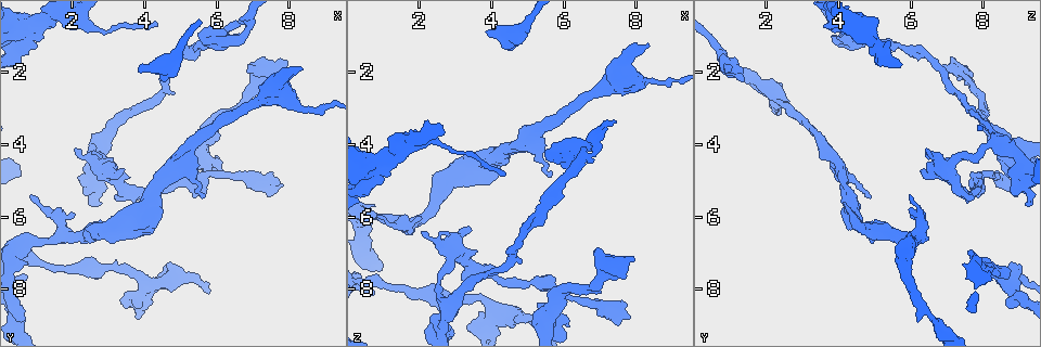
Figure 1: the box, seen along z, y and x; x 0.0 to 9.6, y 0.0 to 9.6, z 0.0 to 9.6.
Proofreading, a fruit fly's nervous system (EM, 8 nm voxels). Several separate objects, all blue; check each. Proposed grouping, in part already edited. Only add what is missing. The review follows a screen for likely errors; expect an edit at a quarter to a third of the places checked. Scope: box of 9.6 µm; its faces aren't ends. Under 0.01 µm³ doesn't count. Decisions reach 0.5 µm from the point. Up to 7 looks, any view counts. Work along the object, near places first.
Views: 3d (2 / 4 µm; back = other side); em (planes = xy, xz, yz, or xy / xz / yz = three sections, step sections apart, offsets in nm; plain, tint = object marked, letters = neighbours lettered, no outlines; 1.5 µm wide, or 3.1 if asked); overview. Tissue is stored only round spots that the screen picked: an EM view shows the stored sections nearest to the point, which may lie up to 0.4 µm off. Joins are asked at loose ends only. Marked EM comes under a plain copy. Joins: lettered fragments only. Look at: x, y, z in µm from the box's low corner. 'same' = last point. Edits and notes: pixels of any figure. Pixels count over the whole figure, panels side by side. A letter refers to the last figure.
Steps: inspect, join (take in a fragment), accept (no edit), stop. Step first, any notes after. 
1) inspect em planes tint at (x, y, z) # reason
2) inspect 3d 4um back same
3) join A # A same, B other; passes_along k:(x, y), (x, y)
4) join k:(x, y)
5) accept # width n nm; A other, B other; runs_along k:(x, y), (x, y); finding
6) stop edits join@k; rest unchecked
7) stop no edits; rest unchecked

inspect em yz step 4 tint at (0.80, 5.40, 5.95) # an open end

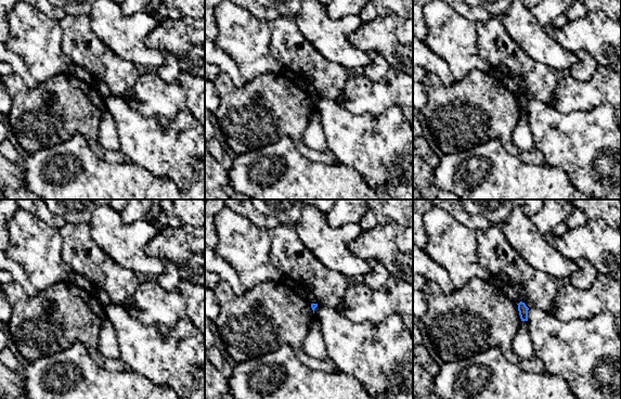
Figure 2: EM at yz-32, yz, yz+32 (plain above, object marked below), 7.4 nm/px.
inspect em xz step 4 letters same # another direction

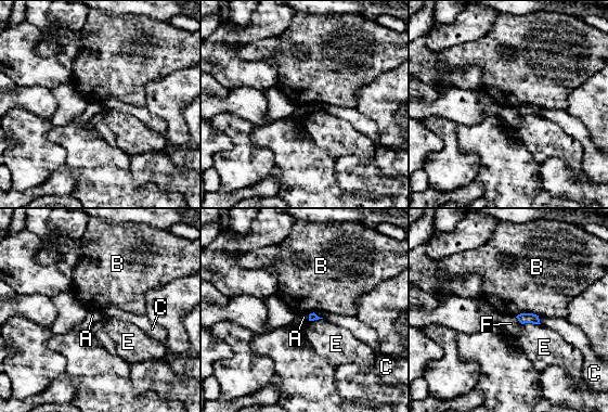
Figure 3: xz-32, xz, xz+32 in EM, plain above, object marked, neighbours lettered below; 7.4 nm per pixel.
accept # A other, B other, C other, E other, F other; no lettered fragment goes on from it

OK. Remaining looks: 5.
inspect em planes letters at (3.40, 4.70, 6.30) # branch stops here

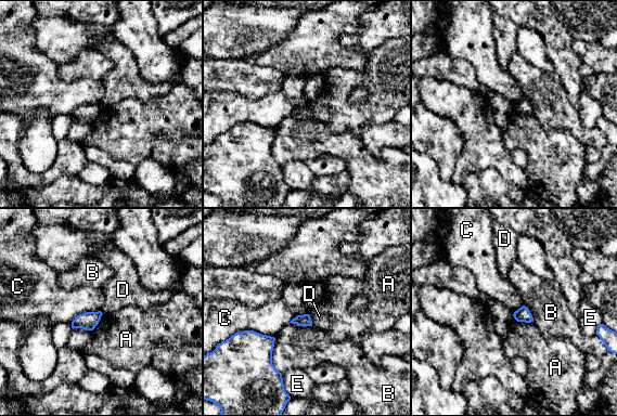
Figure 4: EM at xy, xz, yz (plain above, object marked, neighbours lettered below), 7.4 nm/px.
accept # A other, B other, C other, D other, E other; border 4:(234, 333), (255, 330), (273, 337); none of them fits

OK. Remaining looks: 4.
inspect em yz step 8 letters at (5.60, 5.45, 4.90) # branch stops here

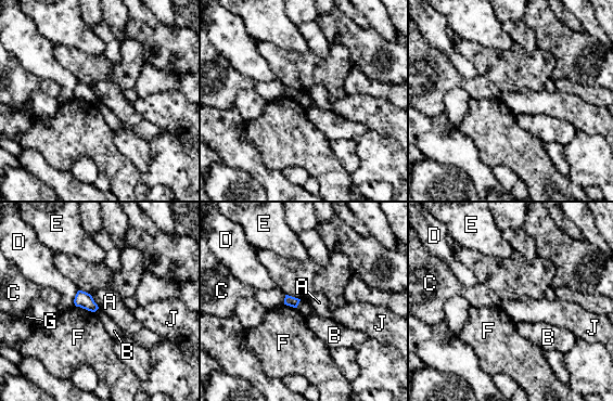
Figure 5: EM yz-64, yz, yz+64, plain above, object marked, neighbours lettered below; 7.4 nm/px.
inspect em planes letters same

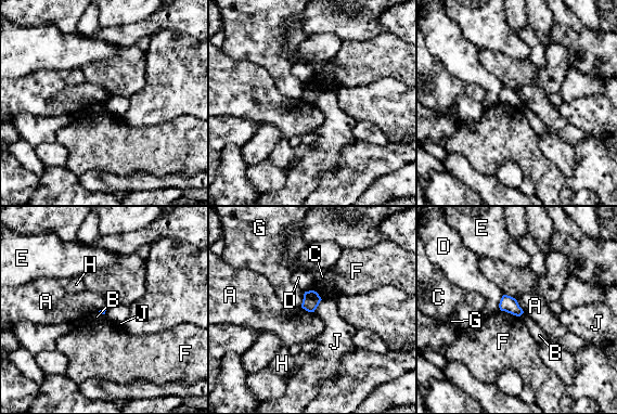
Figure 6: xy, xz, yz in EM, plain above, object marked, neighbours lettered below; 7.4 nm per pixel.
accept # A other, B other, C other, D other, E other, F other, G other, H other, J other; border 6:(515, 299), (524, 312); no lettered fragment goes on from it

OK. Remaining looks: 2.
stop no edits; rest unchecked

